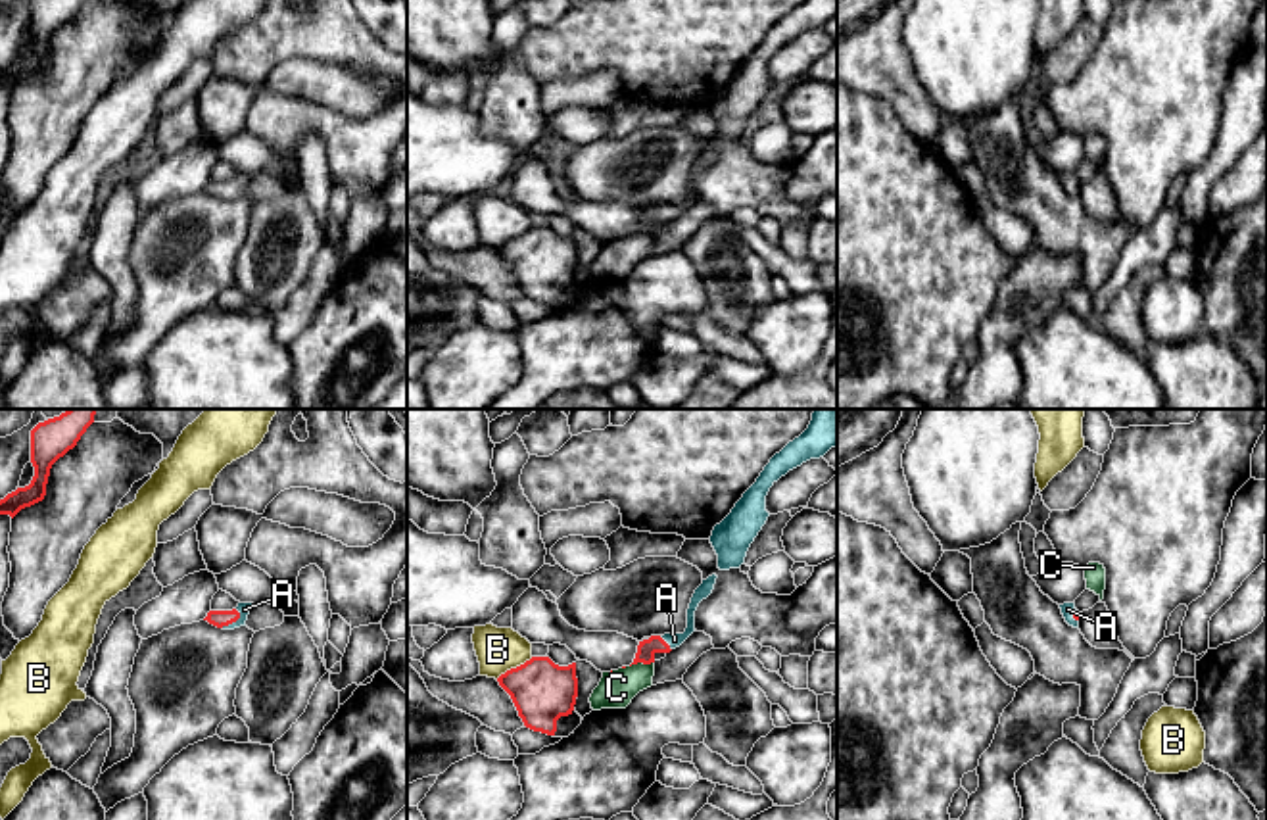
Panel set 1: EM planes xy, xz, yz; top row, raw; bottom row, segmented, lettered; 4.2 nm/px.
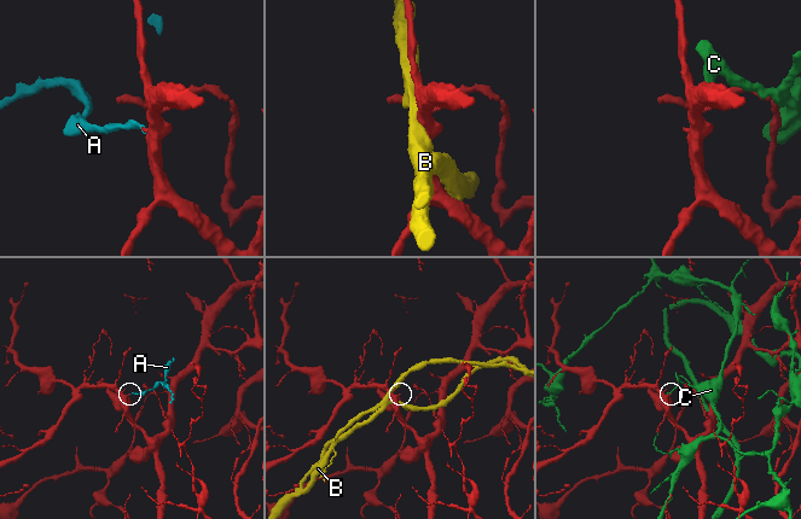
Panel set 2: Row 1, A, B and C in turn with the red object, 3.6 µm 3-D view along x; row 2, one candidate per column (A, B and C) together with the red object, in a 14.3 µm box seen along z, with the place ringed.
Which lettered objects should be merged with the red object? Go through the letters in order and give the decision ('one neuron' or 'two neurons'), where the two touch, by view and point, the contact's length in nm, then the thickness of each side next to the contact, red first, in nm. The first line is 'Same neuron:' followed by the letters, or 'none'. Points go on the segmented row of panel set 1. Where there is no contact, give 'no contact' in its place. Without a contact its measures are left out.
Same neuron: A
A: one neuron | xy (231, 623) | 110 nm | 70/50 nm
B: two neurons | xz (513, 669) | 180 nm | 260/190 nm
C: two neurons | xz (642, 661) | 110 nm | 80/150 nm

